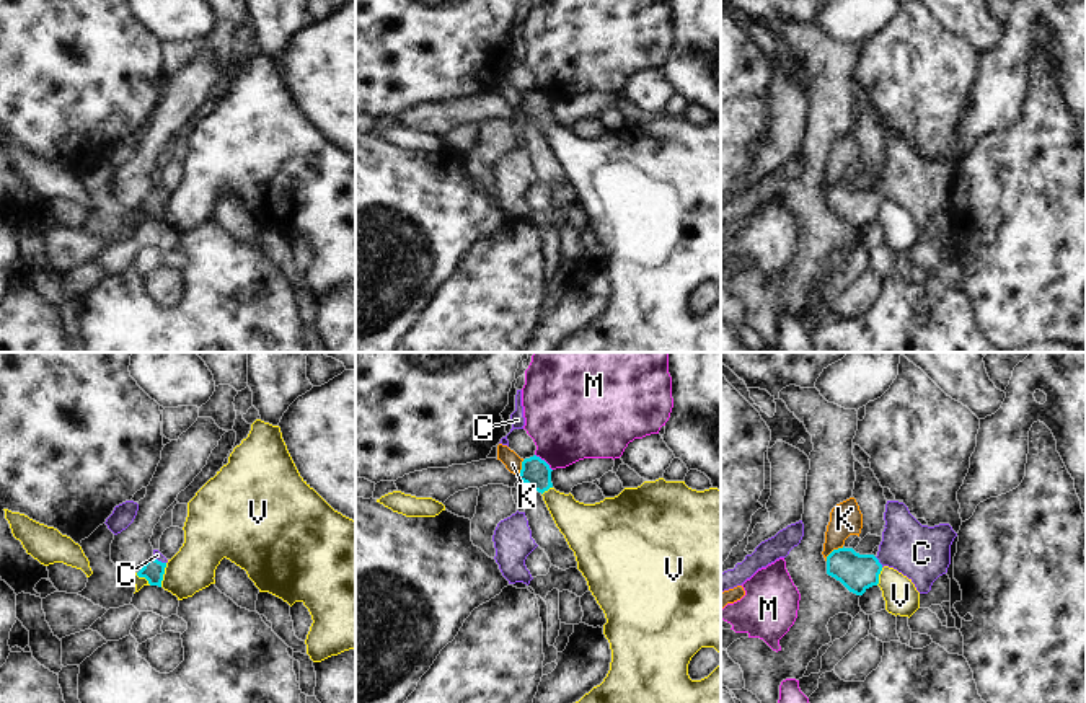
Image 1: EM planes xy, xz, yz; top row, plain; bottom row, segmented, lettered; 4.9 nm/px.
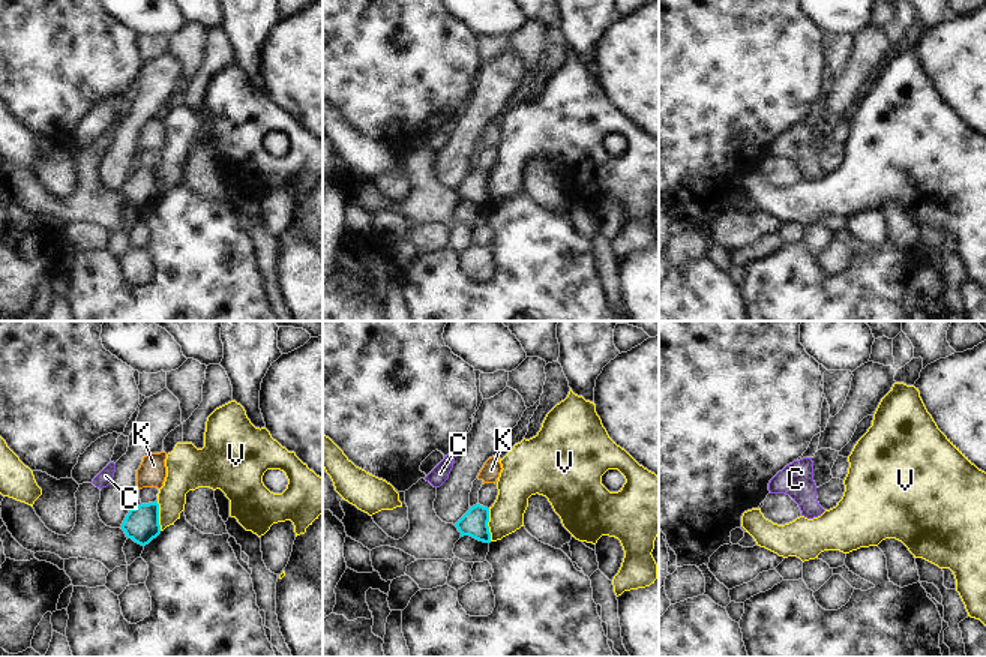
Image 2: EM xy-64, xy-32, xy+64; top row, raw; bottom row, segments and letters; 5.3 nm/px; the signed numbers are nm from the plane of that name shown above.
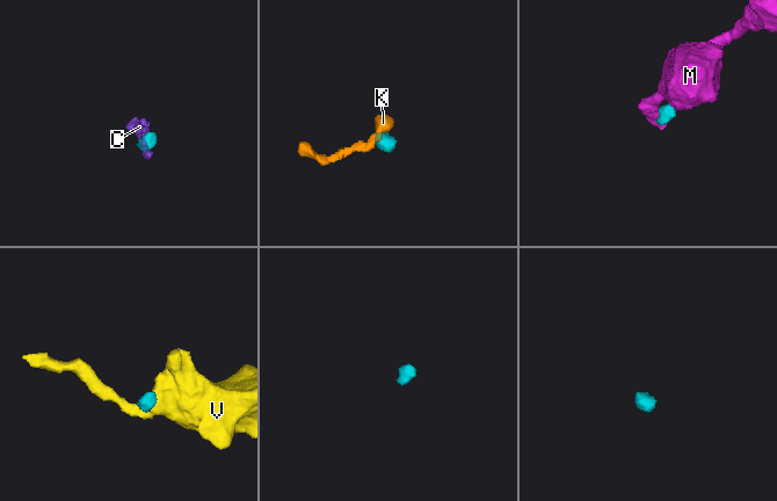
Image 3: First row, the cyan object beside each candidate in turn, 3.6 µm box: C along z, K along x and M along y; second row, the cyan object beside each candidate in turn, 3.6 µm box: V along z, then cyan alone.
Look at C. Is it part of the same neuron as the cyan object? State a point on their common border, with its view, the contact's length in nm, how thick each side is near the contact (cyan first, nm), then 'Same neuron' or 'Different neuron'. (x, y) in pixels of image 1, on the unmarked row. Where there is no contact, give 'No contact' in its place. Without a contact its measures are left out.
Touches cyan at yz (878, 196). Shared border 70 nm. Thickness 180 nm (cyan) against 280 nm. Same neuron

